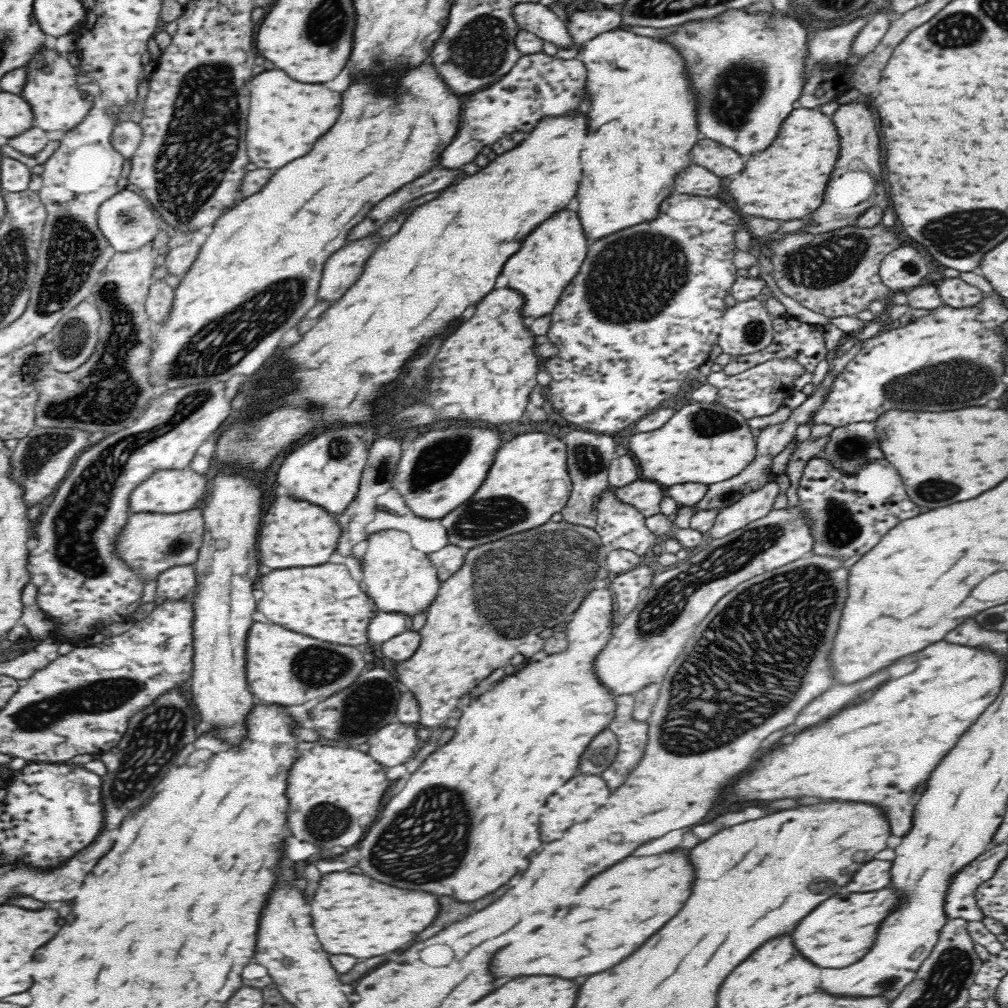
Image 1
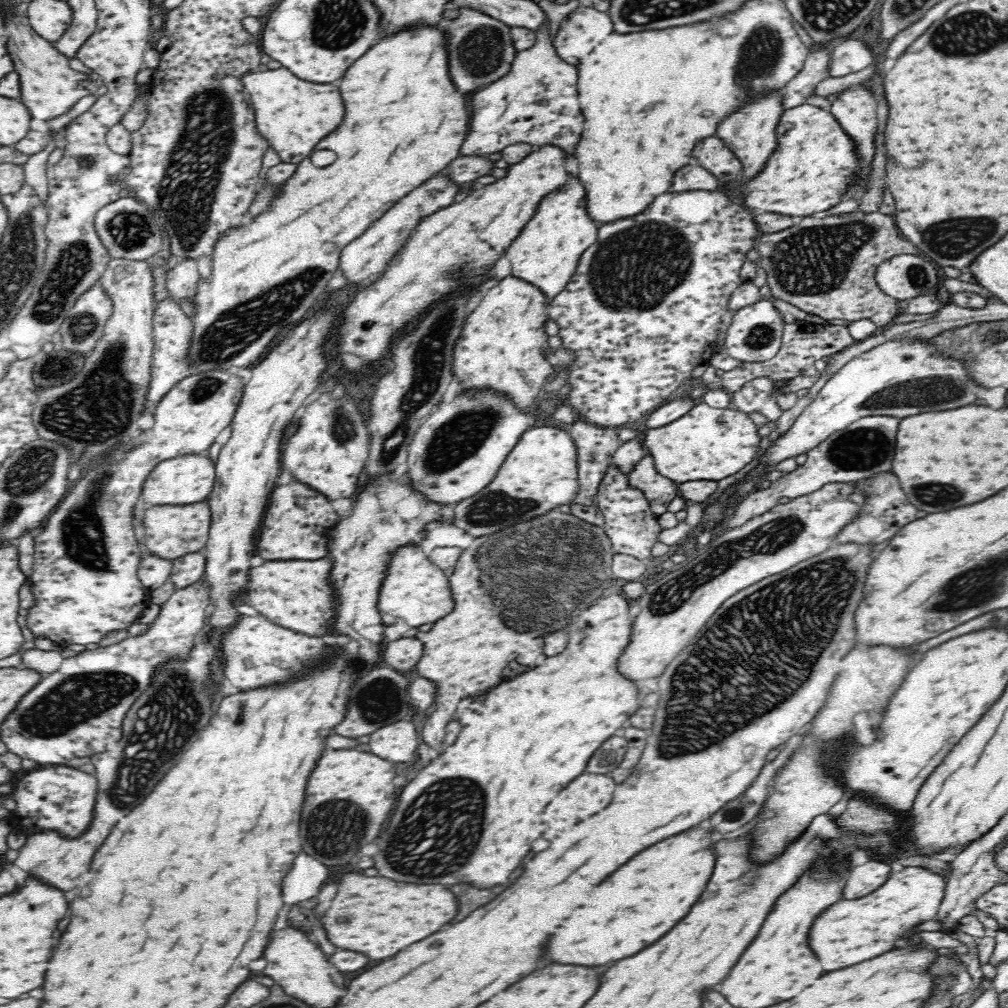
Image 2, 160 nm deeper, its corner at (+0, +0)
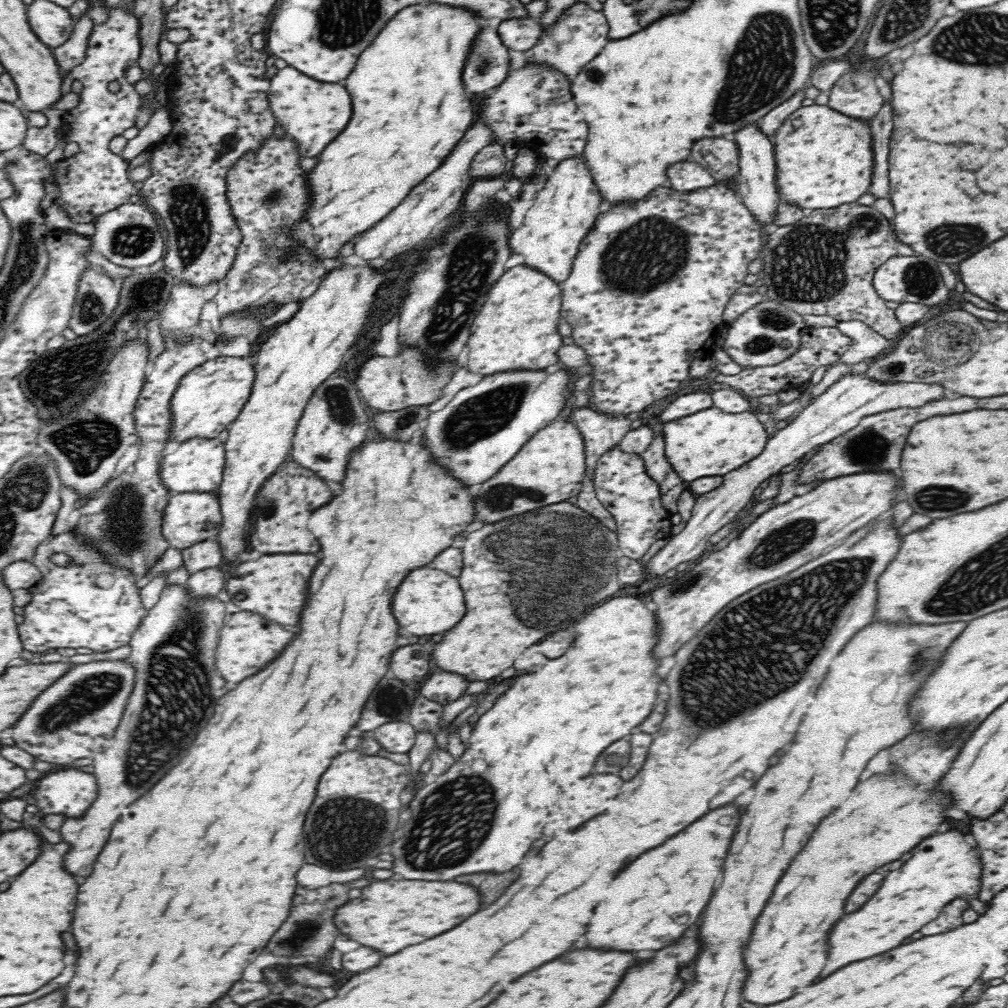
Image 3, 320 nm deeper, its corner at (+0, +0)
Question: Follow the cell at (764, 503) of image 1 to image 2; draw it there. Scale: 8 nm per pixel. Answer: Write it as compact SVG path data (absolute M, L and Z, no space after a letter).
M865 416L844 430L835 432L826 441L809 450L803 465L798 465L792 472L783 474L769 488L754 489L754 492L742 496L736 504L733 516L725 519L724 526L730 529L743 526L750 518L770 510L782 496L793 499L814 492L830 482L857 482L881 472L890 473L896 446L896 430L900 420L902 419L896 416Z

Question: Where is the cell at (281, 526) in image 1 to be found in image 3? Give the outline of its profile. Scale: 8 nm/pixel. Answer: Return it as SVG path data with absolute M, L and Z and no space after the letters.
M288 460L284 467L278 468L270 478L262 482L258 488L252 504L251 528L254 528L248 536L248 544L262 552L262 554L278 554L278 552L318 552L318 542L308 532L306 522L310 514L326 504L332 498L328 482L318 478L312 470L300 466L294 461Z

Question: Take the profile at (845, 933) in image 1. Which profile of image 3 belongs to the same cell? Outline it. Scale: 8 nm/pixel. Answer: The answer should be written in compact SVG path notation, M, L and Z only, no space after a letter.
M959 829L948 830L936 836L930 836L926 840L922 840L922 844L918 844L918 848L914 848L912 858L908 858L900 870L894 870L886 876L882 888L874 894L872 900L868 900L858 912L846 914L838 926L834 928L834 932L830 934L830 958L826 968L822 970L815 983L826 978L828 974L832 974L834 970L838 970L840 966L846 966L850 962L856 960L864 960L876 954L884 954L896 946L902 944L904 938L912 936L914 932L918 932L922 926L926 926L928 922L936 920L936 916L942 912L942 908L950 902L954 902L956 898L964 900L979 915L986 911L986 904L980 901L980 892L982 892L982 876L984 876L983 860L981 853L977 851L977 846L966 841L966 833Z

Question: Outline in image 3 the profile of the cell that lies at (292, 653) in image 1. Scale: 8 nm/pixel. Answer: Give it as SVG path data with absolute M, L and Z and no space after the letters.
M244 611L232 614L220 632L220 642L216 652L216 668L222 672L228 690L234 690L236 684L240 684L244 678L252 676L256 670L260 670L272 658L276 658L276 654L280 654L290 640L292 632L284 630L280 624L274 624L258 614Z

